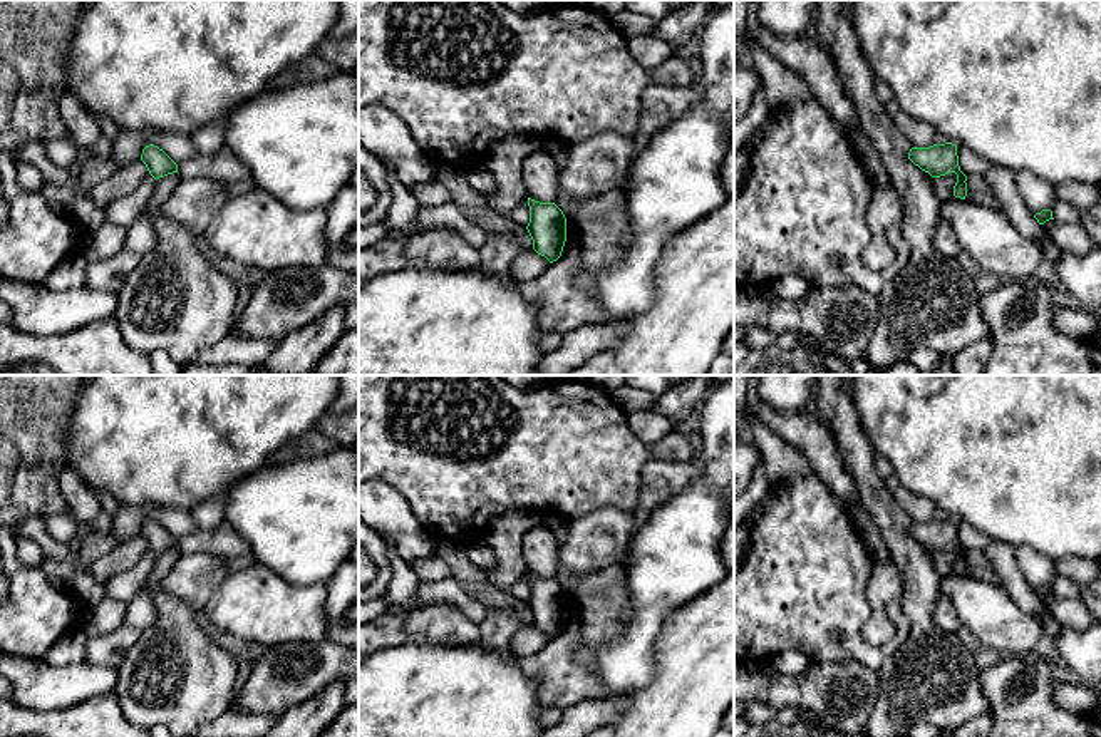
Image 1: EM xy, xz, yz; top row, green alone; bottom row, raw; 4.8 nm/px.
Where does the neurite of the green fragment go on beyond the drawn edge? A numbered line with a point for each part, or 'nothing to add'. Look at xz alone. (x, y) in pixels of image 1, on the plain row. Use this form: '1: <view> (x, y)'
nothing to add

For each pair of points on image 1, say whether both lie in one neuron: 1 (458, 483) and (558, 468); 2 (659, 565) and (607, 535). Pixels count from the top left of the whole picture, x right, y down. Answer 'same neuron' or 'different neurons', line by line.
1: same neuron
2: different neurons

